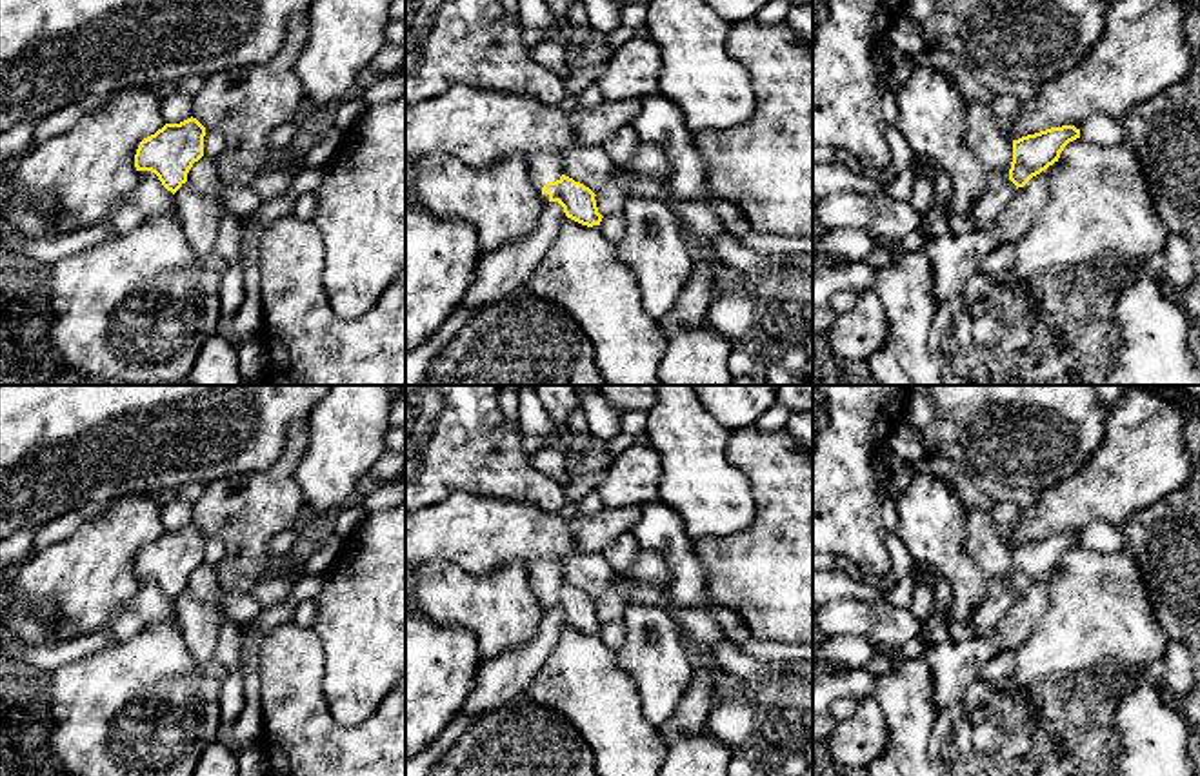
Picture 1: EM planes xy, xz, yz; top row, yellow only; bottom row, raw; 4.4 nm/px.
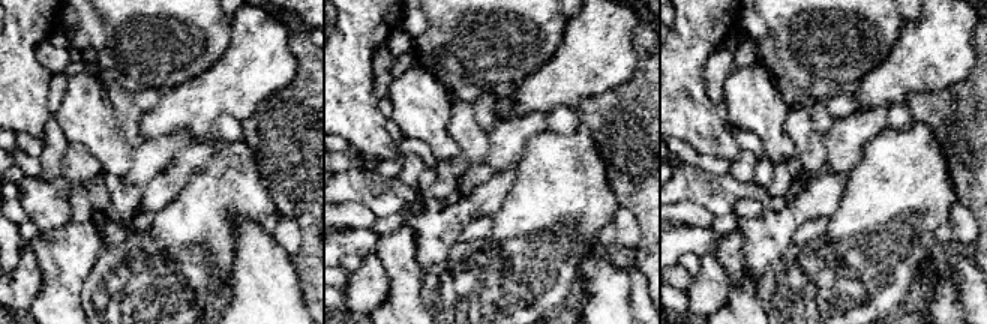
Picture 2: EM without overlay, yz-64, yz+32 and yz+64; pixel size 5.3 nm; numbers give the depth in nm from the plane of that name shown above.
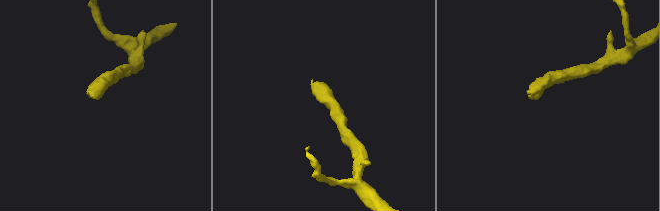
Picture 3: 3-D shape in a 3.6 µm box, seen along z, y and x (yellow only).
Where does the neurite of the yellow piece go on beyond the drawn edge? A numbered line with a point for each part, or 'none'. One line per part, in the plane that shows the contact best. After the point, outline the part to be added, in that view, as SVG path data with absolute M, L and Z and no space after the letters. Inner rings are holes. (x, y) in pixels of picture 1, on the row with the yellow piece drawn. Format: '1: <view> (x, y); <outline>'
1: xz (544, 164); M560 151L538 153L527 156L527 174L533 185L542 193L547 182L556 182L564 174Z

